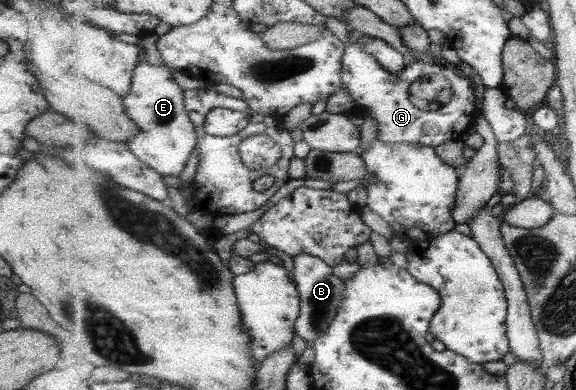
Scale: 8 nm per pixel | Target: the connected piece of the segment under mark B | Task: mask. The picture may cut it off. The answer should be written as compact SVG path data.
M298 254L293 258L293 265L293 278L299 288L301 300L300 316L297 318L295 329L297 336L314 342L321 334L327 332L330 323L338 313L338 307L344 303L347 284L344 279L334 274L332 266L315 255Z

